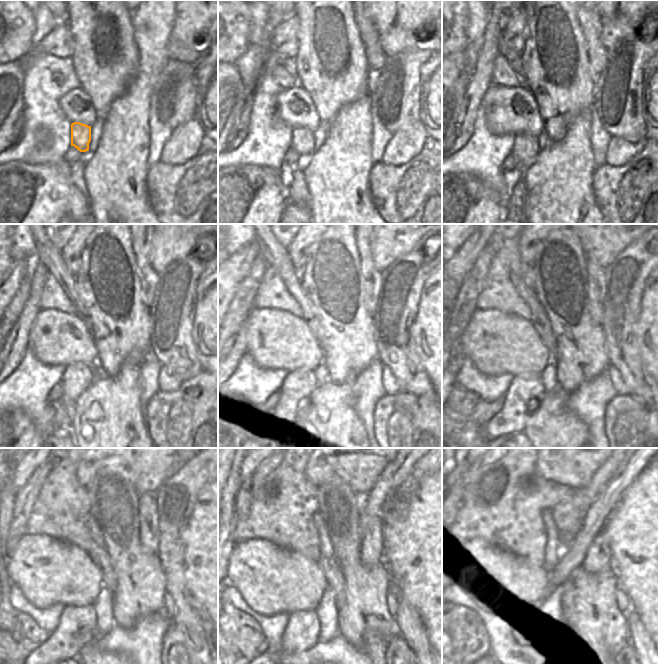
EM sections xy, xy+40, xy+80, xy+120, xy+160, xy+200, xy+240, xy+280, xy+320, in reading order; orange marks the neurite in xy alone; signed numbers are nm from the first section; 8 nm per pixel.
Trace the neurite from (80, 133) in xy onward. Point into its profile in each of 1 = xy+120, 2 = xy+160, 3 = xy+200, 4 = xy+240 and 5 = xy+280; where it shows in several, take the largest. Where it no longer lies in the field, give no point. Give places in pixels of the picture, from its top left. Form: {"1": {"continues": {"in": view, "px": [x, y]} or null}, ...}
{"1": {"continues": {"in": "xy+120", "px": [77, 377]}}, "2": {"continues": {"in": "xy+160", "px": [298, 384]}}, "3": {"continues": {"in": "xy+200", "px": [524, 392]}}, "4": {"continues": {"in": "xy+240", "px": [79, 624]}}, "5": {"continues": {"in": "xy+280", "px": [302, 627]}}}

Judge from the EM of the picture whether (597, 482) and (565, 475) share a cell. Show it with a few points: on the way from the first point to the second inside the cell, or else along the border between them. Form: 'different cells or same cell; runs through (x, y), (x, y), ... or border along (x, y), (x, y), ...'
different cells; border along (604, 461), (591, 479), (583, 487), (577, 489)

